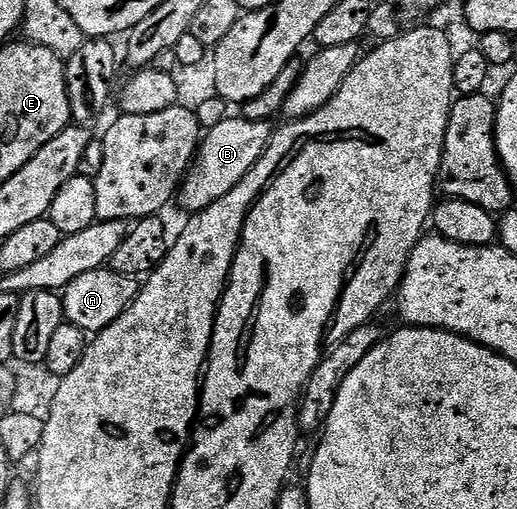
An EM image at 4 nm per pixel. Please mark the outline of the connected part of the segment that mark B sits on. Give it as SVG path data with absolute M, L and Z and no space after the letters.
M228 116L223 122L208 129L198 145L197 155L175 198L180 208L196 214L213 205L248 174L264 154L274 134L270 121L251 121L242 116Z

